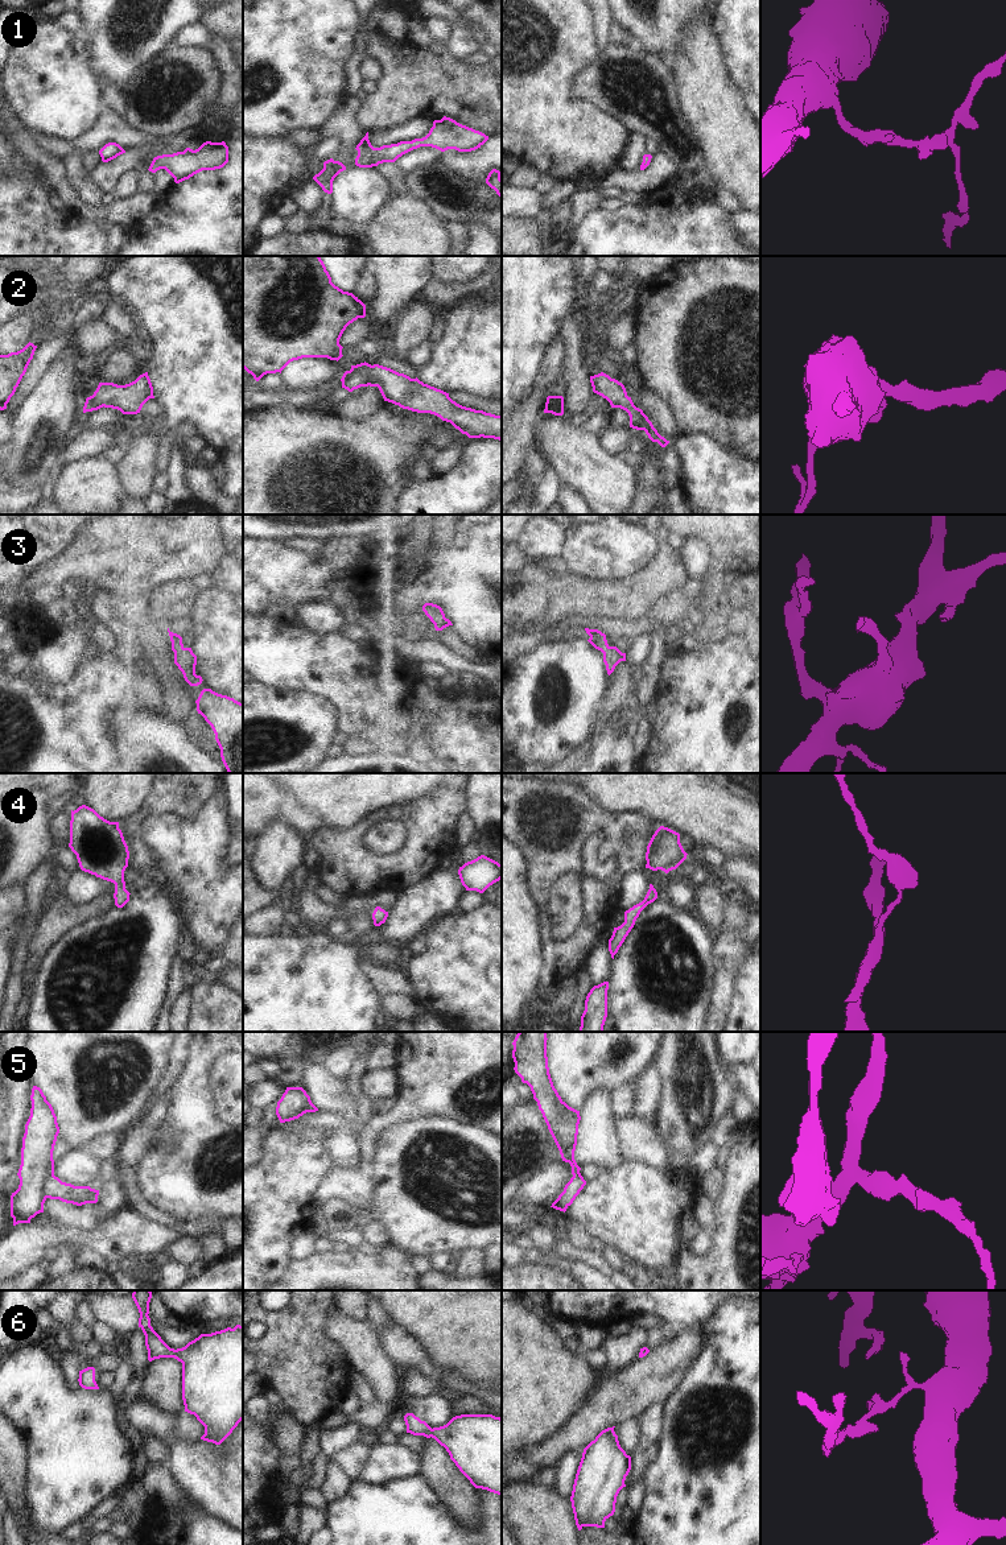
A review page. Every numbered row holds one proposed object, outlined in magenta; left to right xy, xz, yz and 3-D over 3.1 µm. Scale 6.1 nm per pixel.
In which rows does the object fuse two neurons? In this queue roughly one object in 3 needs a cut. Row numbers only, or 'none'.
5

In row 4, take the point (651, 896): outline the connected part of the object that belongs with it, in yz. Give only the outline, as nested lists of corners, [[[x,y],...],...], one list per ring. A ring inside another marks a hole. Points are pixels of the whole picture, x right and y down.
[[[650,884],[650,889],[644,897],[644,900],[628,910],[624,912],[624,922],[614,928],[613,935],[609,939],[609,951],[611,954],[611,958],[614,959],[614,955],[618,953],[619,947],[624,942],[626,937],[631,931],[631,929],[635,925],[636,918],[639,917],[640,912],[651,902],[654,902],[657,899],[657,892],[654,888],[652,884]]]

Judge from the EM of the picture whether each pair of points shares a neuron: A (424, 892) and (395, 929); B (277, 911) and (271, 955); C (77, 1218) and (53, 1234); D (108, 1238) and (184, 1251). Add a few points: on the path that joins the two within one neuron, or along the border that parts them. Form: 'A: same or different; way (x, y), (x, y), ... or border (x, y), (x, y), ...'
A: same; way (421, 901), (404, 920)
B: different; border (279, 933), (256, 936)
C: different; border (52, 1221), (61, 1226), (86, 1227), (94, 1231)
D: different; border (181, 1236), (164, 1252)

